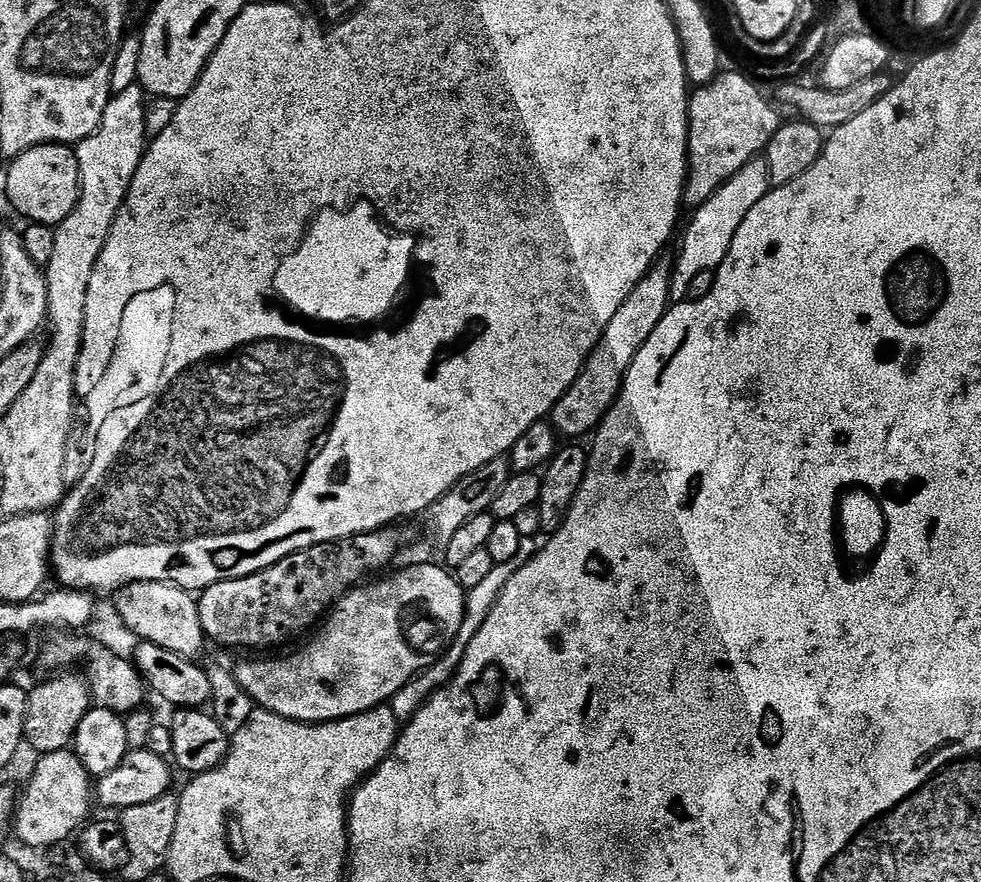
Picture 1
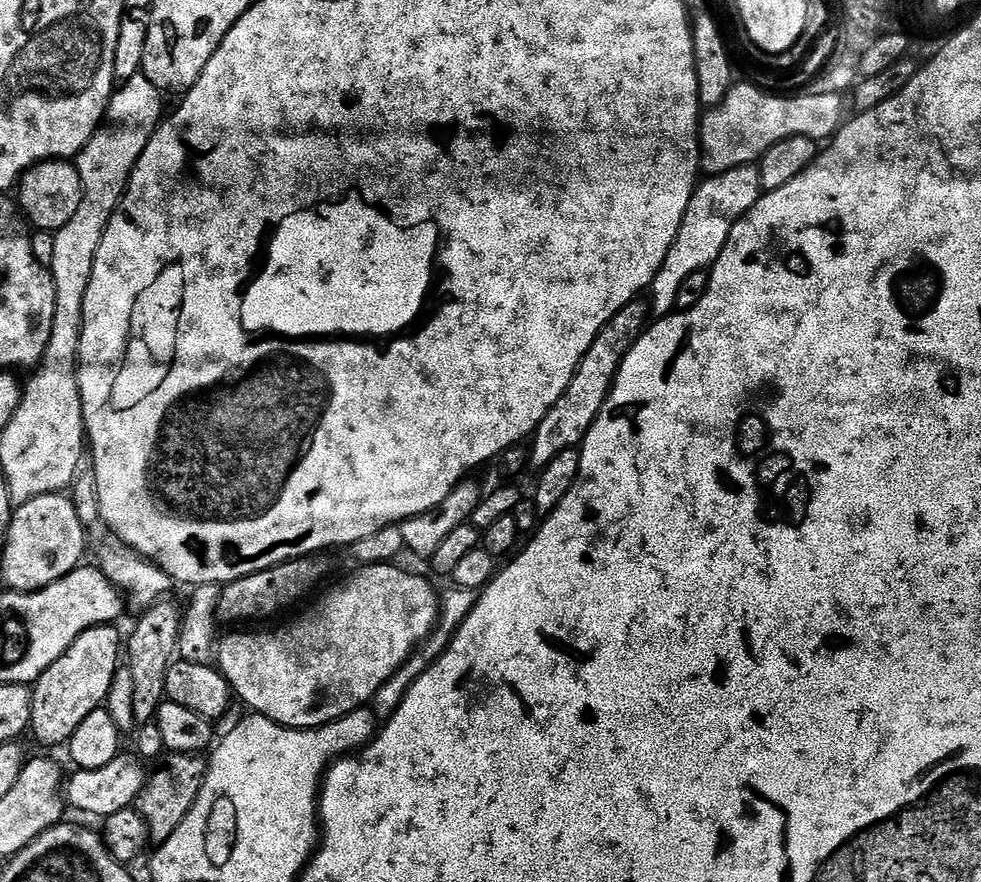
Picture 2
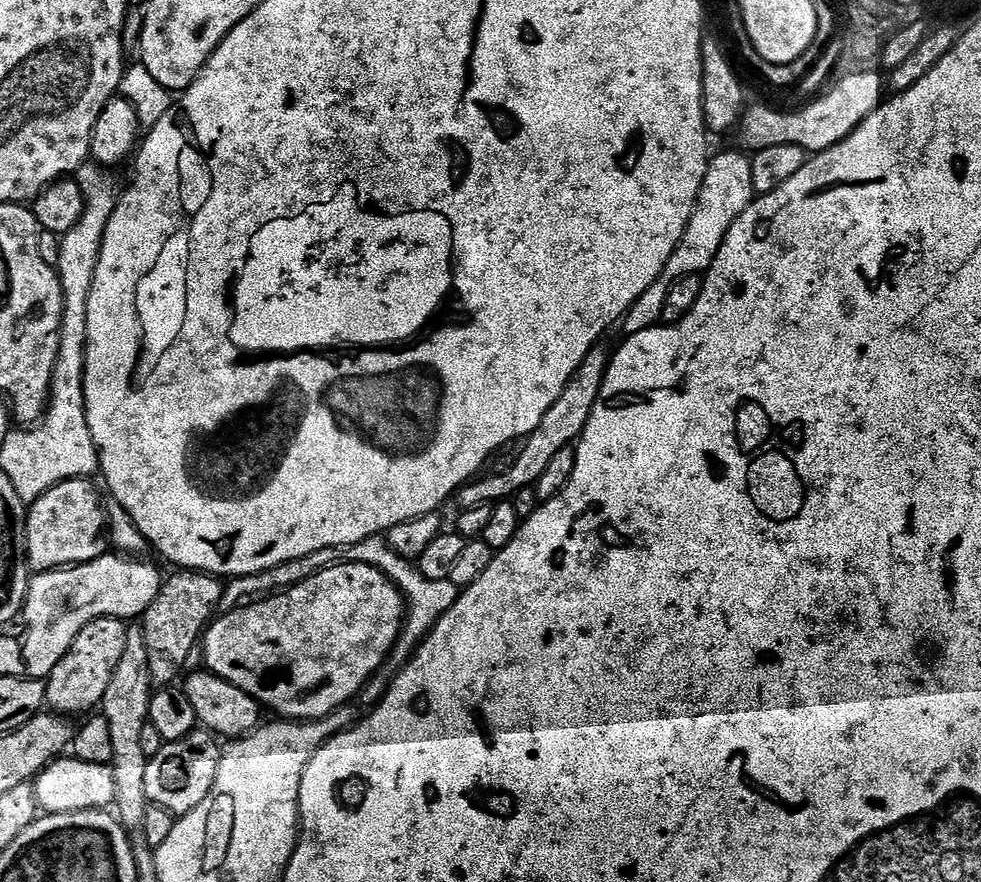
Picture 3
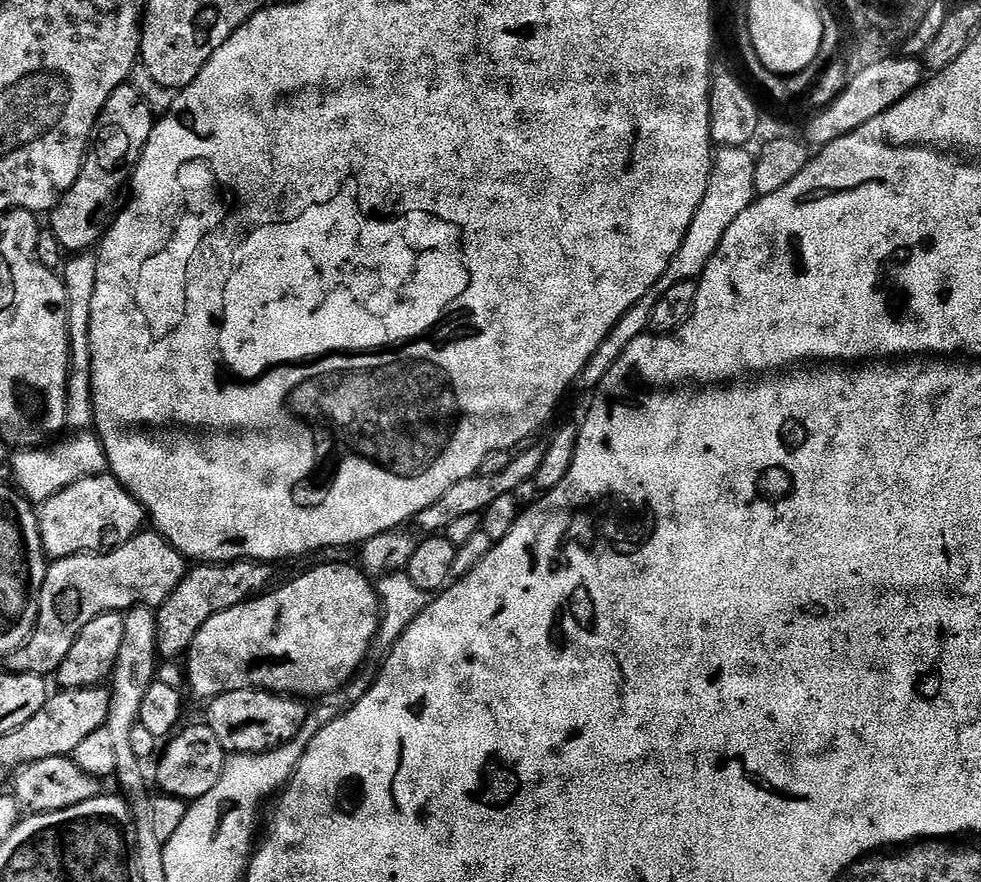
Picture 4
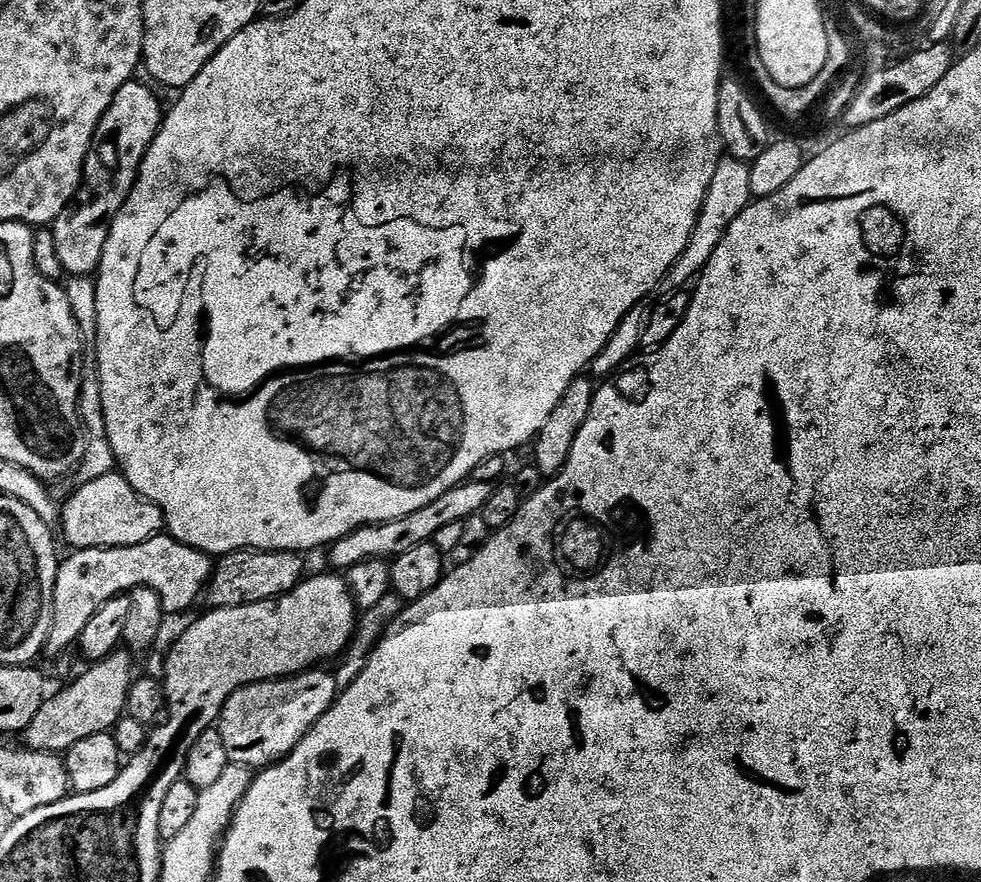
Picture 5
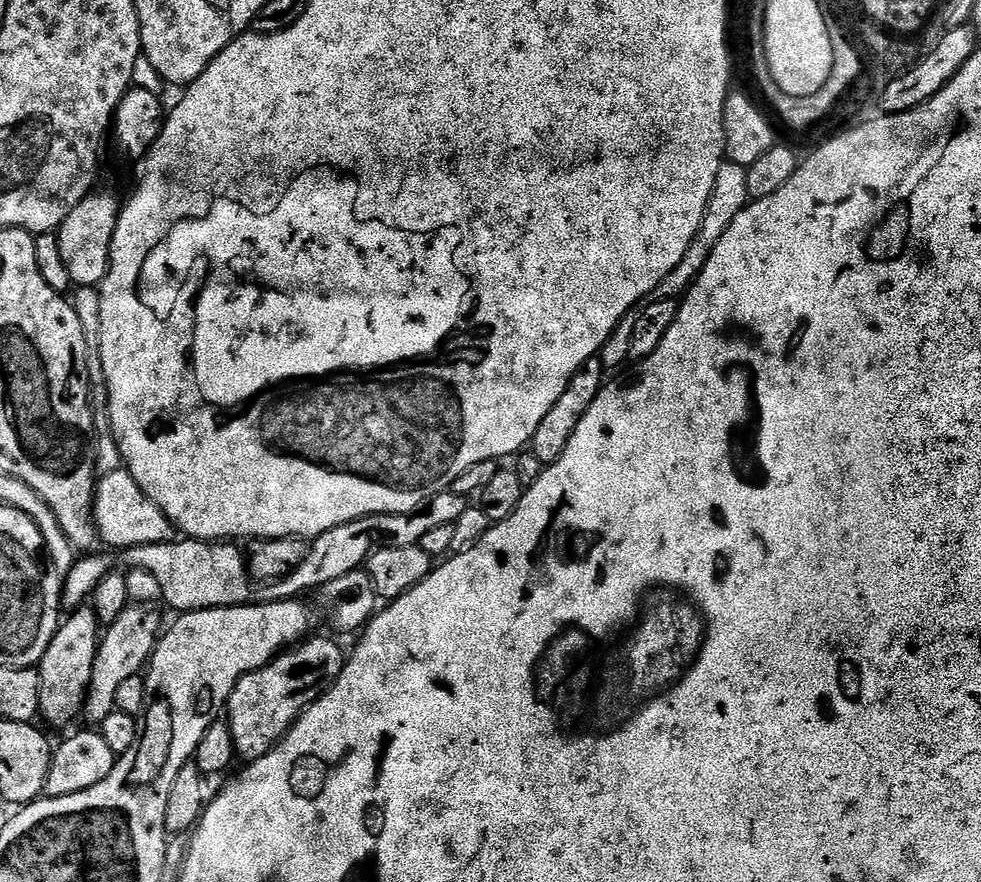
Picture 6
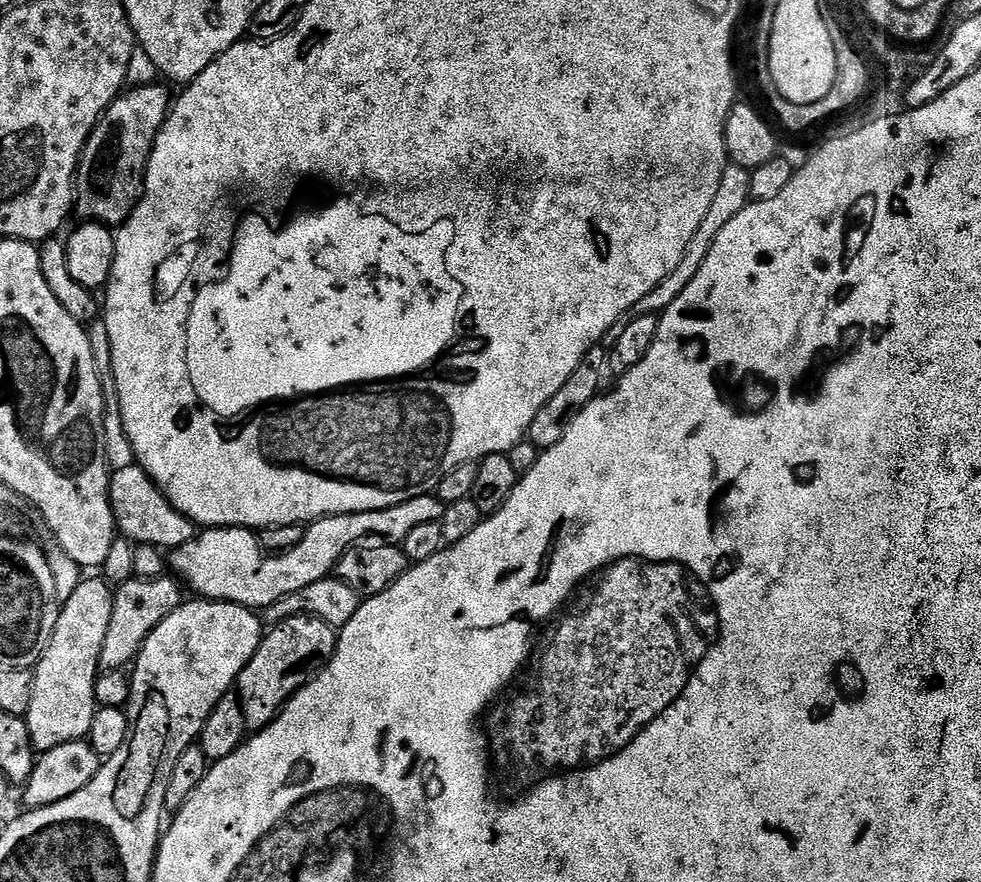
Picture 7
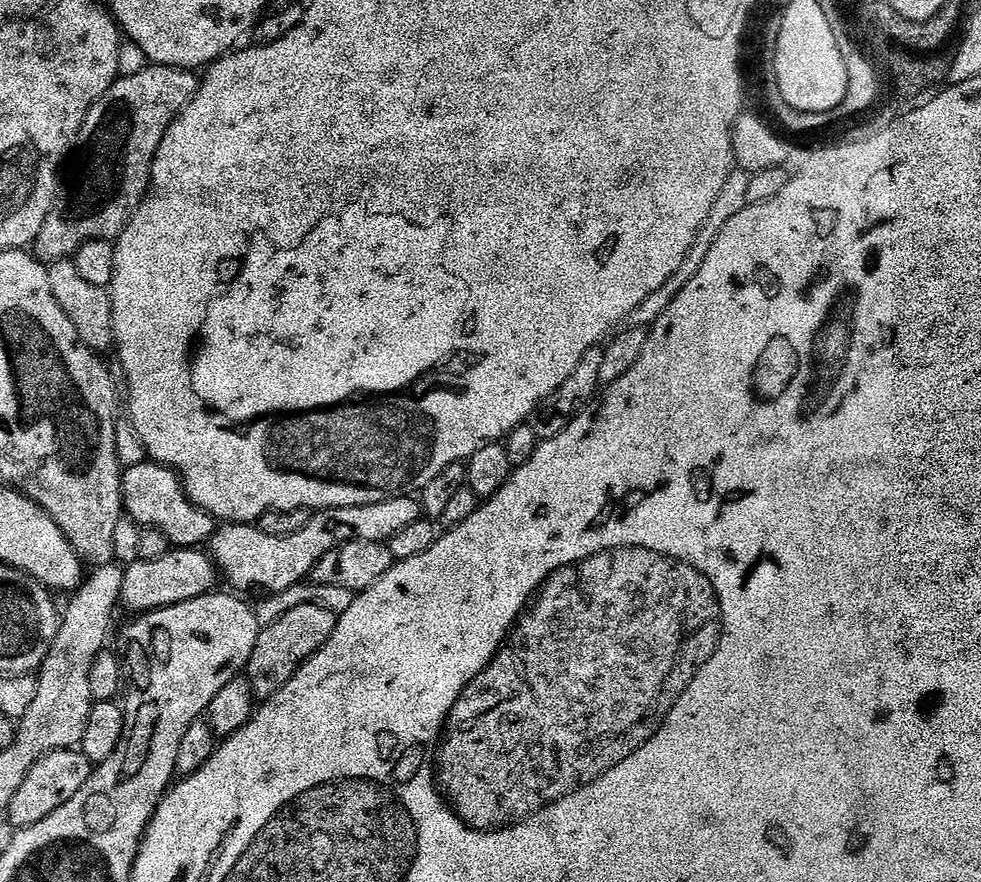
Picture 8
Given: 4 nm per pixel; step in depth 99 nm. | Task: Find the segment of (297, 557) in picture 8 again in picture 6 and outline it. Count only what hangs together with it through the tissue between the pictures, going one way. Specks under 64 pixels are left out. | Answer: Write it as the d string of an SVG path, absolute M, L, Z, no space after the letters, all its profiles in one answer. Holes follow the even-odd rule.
M445 490L433 500L423 504L413 512L403 512L400 516L363 516L349 524L338 526L334 530L326 530L326 534L315 537L311 541L306 562L294 570L286 578L267 585L263 589L265 601L295 600L303 597L303 592L315 593L326 582L334 582L334 578L342 578L342 574L357 571L367 561L371 552L377 548L390 546L414 546L422 542L423 535L438 526L456 524L458 518L470 507L469 501L463 496ZM177 538L170 544L143 544L137 548L130 548L123 553L123 556L129 569L150 570L150 574L154 574L154 578L158 578L158 582L162 585L163 603L169 604L176 614L183 614L201 612L207 608L238 608L253 599L254 581L248 571L245 553L241 549L239 552L236 548L239 547L232 542Z

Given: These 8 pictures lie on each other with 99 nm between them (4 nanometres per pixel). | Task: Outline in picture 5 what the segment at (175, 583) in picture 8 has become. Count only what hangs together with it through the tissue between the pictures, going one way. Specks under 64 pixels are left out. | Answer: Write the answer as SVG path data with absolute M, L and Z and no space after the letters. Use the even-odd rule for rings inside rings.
M127 651L111 652L104 660L95 661L89 672L72 680L61 692L45 699L44 705L34 714L30 726L22 733L23 743L36 752L55 752L66 754L74 742L82 738L91 738L93 734L111 732L124 715L128 706L128 695L132 689L133 657Z

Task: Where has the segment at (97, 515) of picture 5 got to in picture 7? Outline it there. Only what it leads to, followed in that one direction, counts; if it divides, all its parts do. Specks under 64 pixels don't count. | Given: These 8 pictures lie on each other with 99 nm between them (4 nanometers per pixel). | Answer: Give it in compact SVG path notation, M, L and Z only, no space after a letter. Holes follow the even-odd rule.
M137 463L126 466L126 470L113 472L112 509L116 515L116 527L119 535L123 537L123 539L131 540L133 545L149 544L161 550L171 550L196 539L198 535L197 525L193 524L191 520L186 519L186 517L164 497L162 490L158 490L158 486L150 478L150 474L146 474L146 470L142 470Z

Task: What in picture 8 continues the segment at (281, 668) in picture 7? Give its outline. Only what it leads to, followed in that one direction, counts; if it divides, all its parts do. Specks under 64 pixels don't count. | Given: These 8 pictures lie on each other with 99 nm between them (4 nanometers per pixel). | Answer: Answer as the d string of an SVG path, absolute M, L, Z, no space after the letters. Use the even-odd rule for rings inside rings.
M318 603L303 604L283 618L278 618L274 626L266 626L260 629L254 654L250 654L246 675L252 683L252 690L257 697L267 698L286 686L294 678L294 674L304 665L311 656L334 634L336 629L337 613L330 611L326 606Z

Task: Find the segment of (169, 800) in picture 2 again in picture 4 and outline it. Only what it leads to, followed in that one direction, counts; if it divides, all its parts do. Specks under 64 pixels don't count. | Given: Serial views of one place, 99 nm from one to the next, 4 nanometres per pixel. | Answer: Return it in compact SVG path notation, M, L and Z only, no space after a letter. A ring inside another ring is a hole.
M207 722L192 724L189 728L181 727L165 744L168 745L165 748L163 745L158 756L160 765L156 768L156 784L160 787L157 789L163 795L191 802L210 794L210 790L218 786L218 778L222 778L224 773L226 753Z

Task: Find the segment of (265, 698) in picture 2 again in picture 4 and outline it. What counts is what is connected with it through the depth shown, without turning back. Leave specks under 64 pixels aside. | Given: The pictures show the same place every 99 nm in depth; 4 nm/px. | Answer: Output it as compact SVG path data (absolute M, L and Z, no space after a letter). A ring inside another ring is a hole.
M355 563L348 564L316 564L315 567L309 568L307 570L301 571L301 576L296 576L293 578L289 584L284 584L279 588L279 586L273 587L271 590L265 591L263 594L247 600L244 604L239 604L238 606L234 606L230 610L226 610L225 612L219 612L218 614L214 614L210 618L210 622L206 622L206 626L202 626L202 630L198 630L198 634L194 638L194 642L190 645L186 653L186 661L188 660L188 684L192 687L192 692L197 696L198 699L204 700L203 702L211 701L214 696L221 696L222 694L226 694L227 692L233 692L234 690L246 690L247 688L258 688L261 692L274 692L277 694L287 694L293 698L309 698L308 696L324 696L320 698L328 698L331 692L339 693L341 689L343 689L344 685L348 683L349 680L352 679L353 676L356 675L357 672L360 671L361 668L364 667L364 659L368 657L368 651L370 650L370 646L372 645L372 640L376 637L376 631L378 630L378 626L380 625L380 599L376 597L376 590L373 584L373 581L369 579L369 577L365 576L363 571Z

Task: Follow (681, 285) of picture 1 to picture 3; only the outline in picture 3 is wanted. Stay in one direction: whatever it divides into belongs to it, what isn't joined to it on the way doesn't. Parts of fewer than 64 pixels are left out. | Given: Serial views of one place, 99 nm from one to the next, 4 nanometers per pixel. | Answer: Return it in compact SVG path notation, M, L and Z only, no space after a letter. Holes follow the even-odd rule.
M743 151L740 152L720 152L717 156L715 153L709 159L706 178L702 182L702 190L696 199L694 214L674 254L670 254L670 262L666 262L662 274L652 283L650 290L646 290L646 294L642 294L642 298L638 298L634 306L630 306L630 310L622 317L625 337L638 334L647 328L657 327L661 323L662 306L666 302L666 294L670 291L670 286L674 286L678 278L699 276L707 272L714 258L718 258L718 250L722 250L722 242L730 226L734 226L734 222L738 222L740 215L752 205L757 195L754 190L752 156Z

